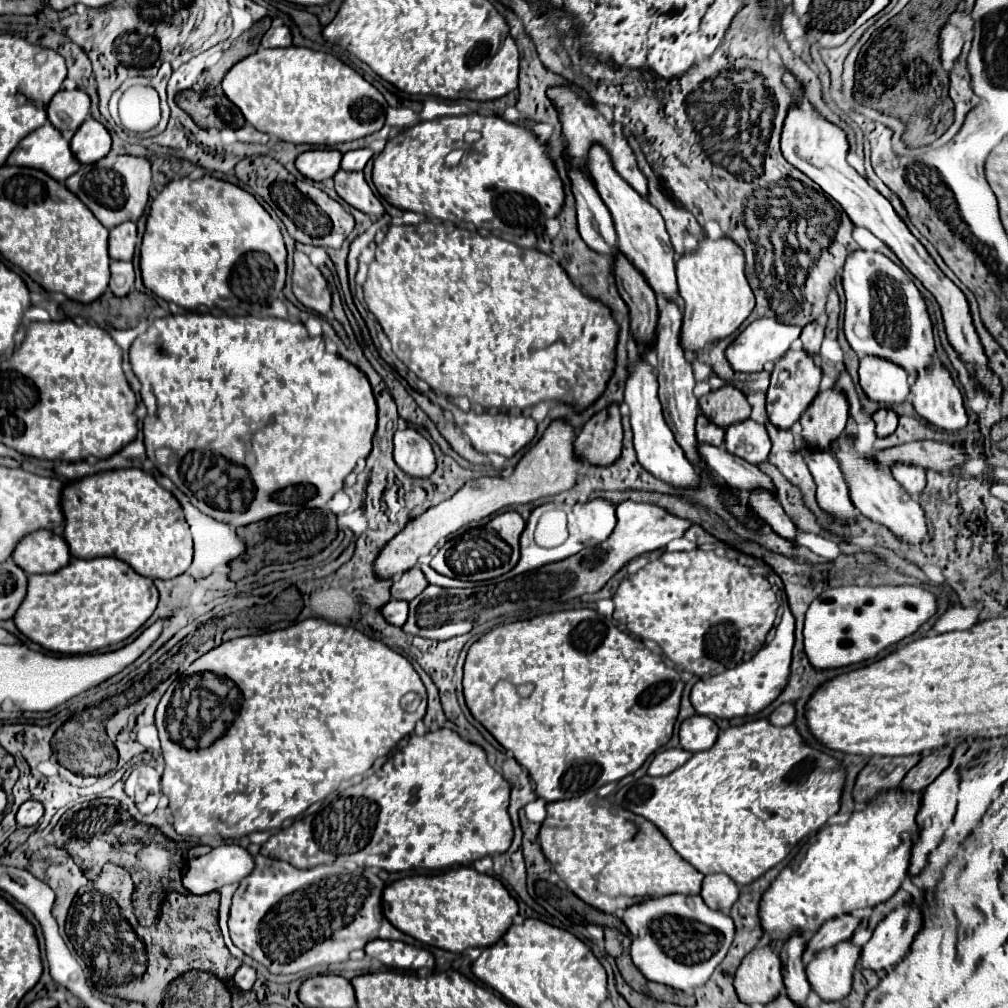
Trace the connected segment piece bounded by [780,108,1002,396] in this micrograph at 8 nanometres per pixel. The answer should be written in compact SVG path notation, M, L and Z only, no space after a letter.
M792 108L788 112L788 118L784 122L782 128L782 142L780 142L782 154L786 156L786 160L790 164L794 164L798 170L802 170L808 178L812 178L824 192L828 192L848 214L848 218L856 224L856 226L864 226L868 228L874 236L878 236L880 240L884 240L892 252L896 252L896 256L902 260L902 264L924 284L924 288L938 300L940 308L942 308L942 316L944 316L944 324L946 324L946 334L948 340L952 344L952 348L958 352L960 360L970 366L970 374L972 378L978 382L978 386L988 392L990 396L998 396L1002 392L1000 380L998 376L990 370L988 366L988 358L984 354L984 348L980 344L980 338L974 330L972 324L972 316L970 316L970 308L966 302L966 296L962 294L962 290L938 268L938 264L934 262L934 258L926 252L926 248L920 244L920 240L908 230L908 226L898 218L898 214L894 212L892 204L876 190L868 184L868 180L864 176L860 176L848 162L846 162L846 150L848 150L848 142L846 142L846 134L826 122L824 118L820 118L816 112L814 114L804 114L798 108Z

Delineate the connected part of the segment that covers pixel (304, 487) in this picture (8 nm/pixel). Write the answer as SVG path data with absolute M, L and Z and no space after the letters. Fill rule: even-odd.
M186 312L186 314L172 314L168 318L156 318L150 328L136 338L136 342L130 348L130 364L134 374L138 376L142 390L140 396L148 408L148 414L144 418L144 442L146 442L146 454L156 464L156 468L166 474L178 490L182 490L188 500L204 514L232 526L248 526L252 522L260 522L284 512L292 512L298 508L322 508L326 502L344 486L344 478L356 468L358 460L366 460L372 450L372 438L376 432L378 422L378 406L374 400L374 392L370 388L370 382L366 374L348 360L344 360L338 354L328 354L326 344L322 336L310 336L306 326L302 322L282 320L282 318L270 318L270 316L256 317L252 315L230 318L221 314L214 316L211 313ZM168 448L172 452L172 458L168 464L156 462L156 450Z

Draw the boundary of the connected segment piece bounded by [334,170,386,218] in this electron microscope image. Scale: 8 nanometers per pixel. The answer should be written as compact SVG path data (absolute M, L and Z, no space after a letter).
M340 170L334 176L336 192L338 196L348 202L350 206L358 208L360 212L372 216L372 218L382 218L386 214L382 202L376 198L376 194L370 190L368 182L364 180L362 172L346 172Z

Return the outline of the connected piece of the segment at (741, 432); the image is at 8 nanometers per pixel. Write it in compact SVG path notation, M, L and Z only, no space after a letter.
M744 420L726 428L724 446L730 454L748 460L750 464L762 464L770 452L770 438L766 426L754 420Z

